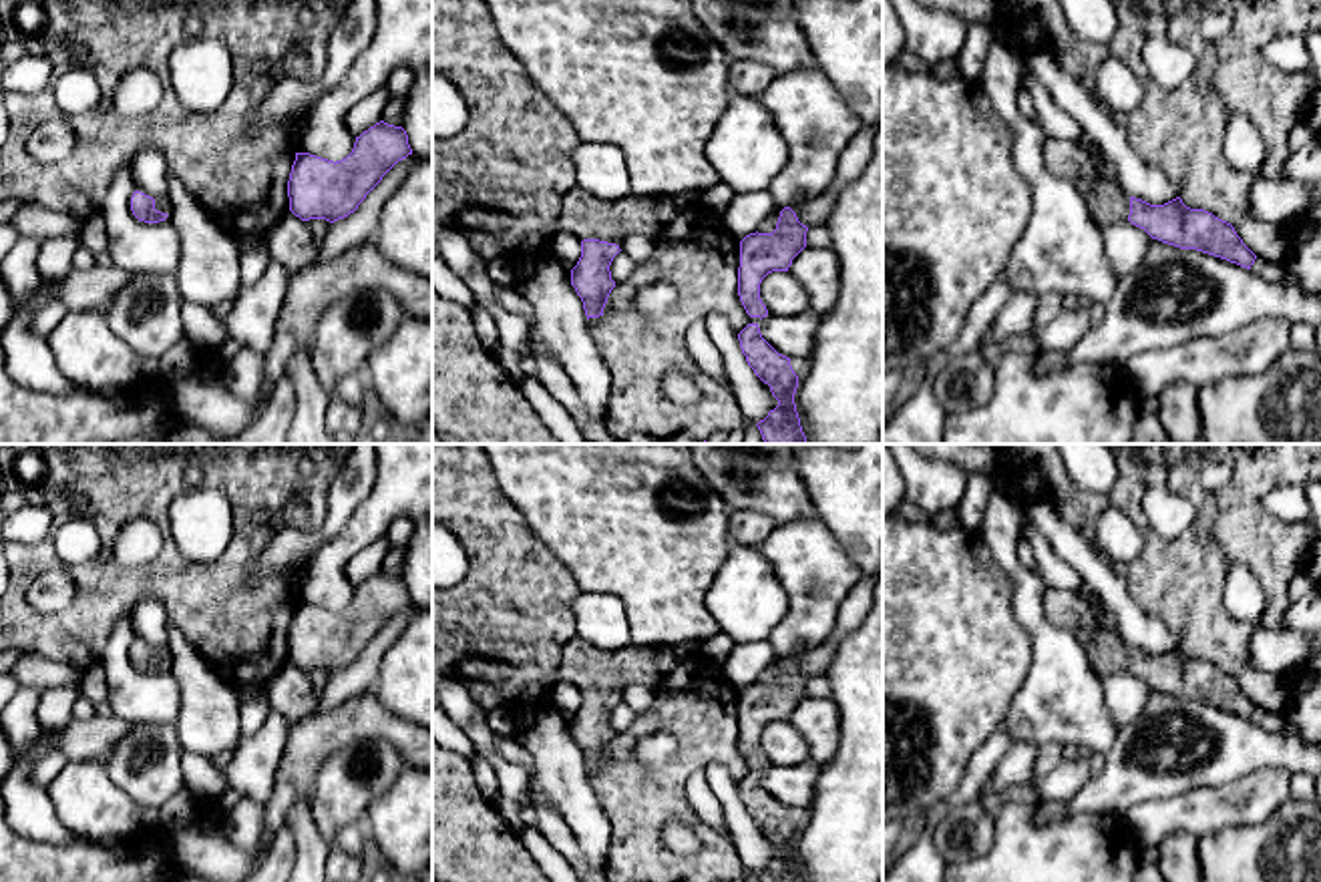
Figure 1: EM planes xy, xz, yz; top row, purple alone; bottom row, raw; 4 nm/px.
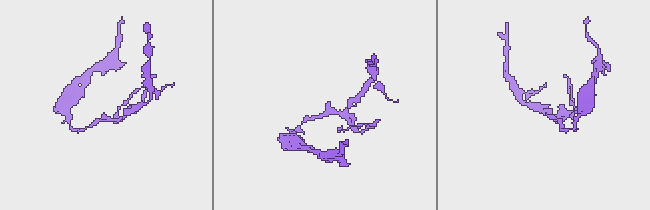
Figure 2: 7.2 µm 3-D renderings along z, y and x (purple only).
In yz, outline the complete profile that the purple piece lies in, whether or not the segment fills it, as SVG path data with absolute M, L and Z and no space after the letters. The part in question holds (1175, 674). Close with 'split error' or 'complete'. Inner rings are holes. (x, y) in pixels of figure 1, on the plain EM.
M1046 587L1044 617L1080 637L1100 679L1128 669L1152 689L1180 699L1196 699L1247 719L1257 709L1231 673L1204 659L1186 657L1180 647L1164 655L1130 647L1118 631L1100 627L1088 601L1076 593Z; split error

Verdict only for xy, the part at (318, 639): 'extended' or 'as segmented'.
as segmented

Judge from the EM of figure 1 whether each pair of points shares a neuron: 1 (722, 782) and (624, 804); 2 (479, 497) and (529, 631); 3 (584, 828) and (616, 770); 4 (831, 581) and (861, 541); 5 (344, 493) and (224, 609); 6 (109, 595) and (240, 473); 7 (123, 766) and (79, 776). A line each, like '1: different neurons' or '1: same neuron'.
1: different neurons
2: same neuron
3: different neurons
4: different neurons
5: different neurons
6: same neuron
7: different neurons

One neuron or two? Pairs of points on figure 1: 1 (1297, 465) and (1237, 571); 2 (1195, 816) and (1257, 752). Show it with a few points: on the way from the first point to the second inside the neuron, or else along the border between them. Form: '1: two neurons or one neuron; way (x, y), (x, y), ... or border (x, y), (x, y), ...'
1: two neurons; border (1227, 559), (1239, 561), (1261, 585), (1265, 605)
2: two neurons; border (1269, 766), (1219, 786), (1195, 786), (1179, 794)

